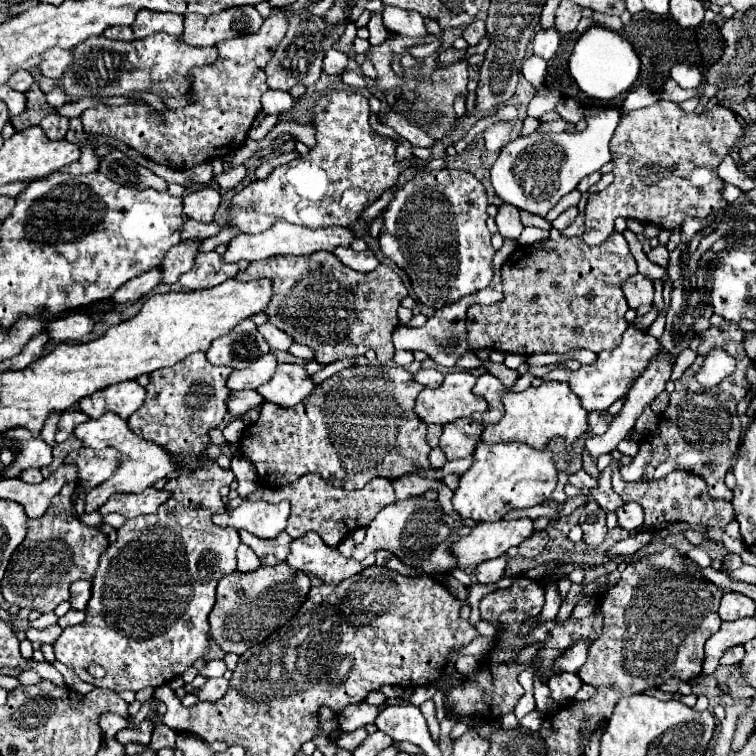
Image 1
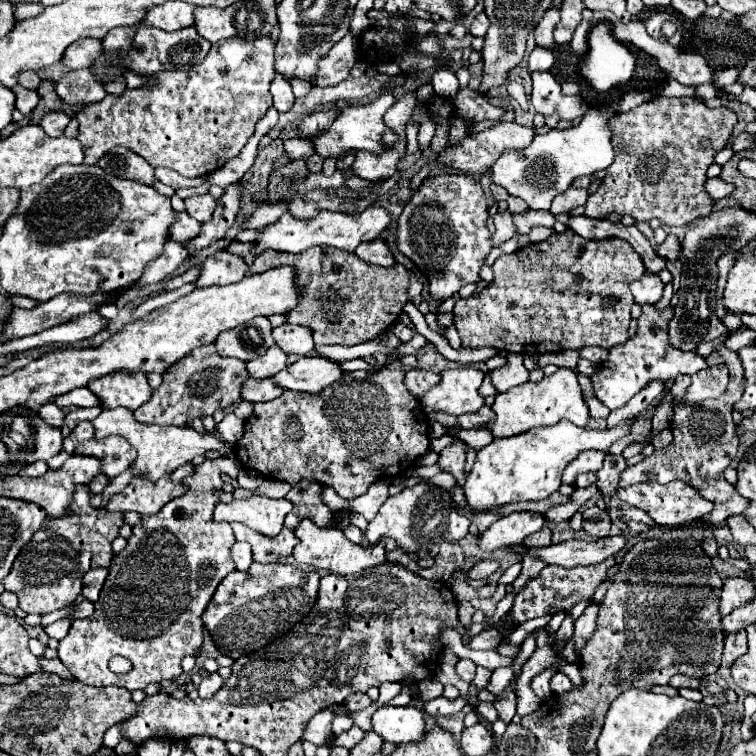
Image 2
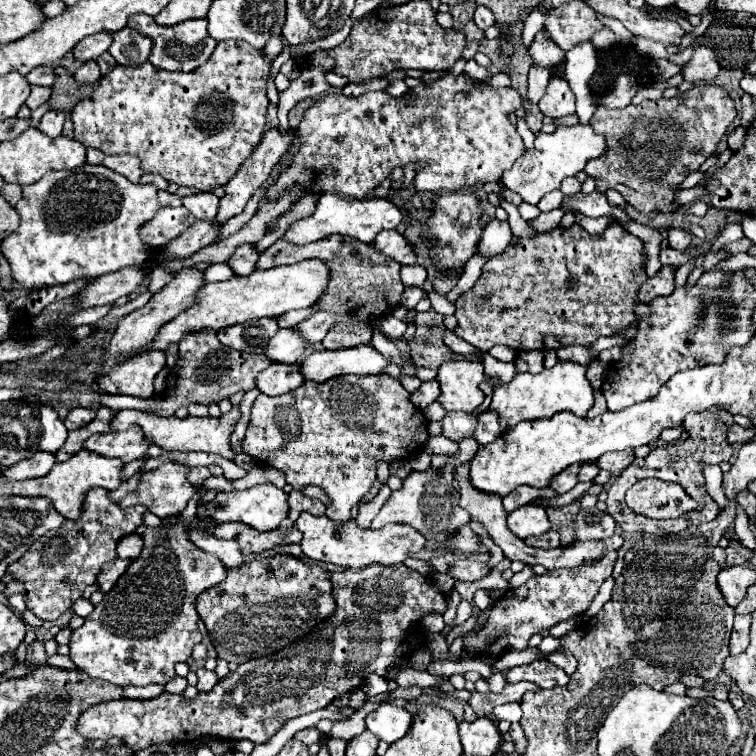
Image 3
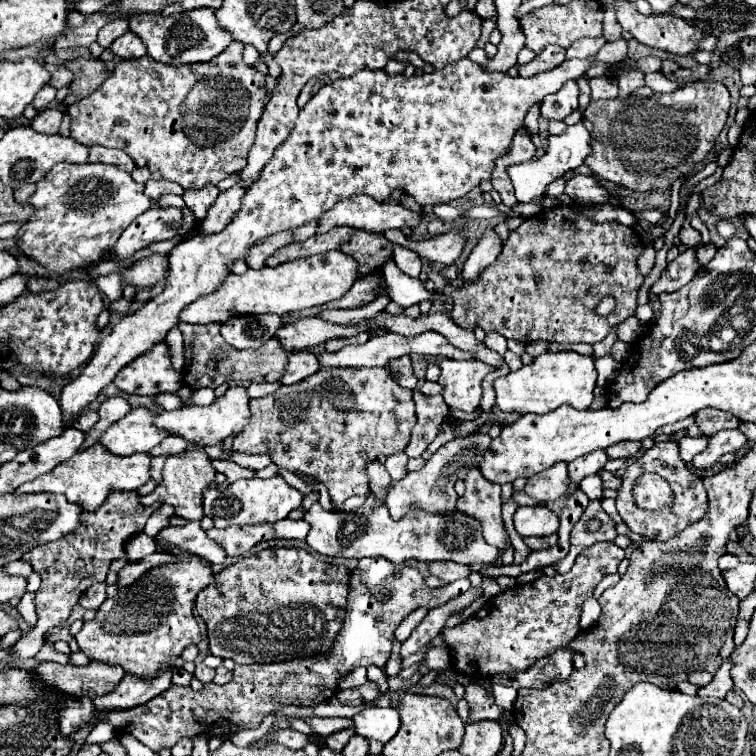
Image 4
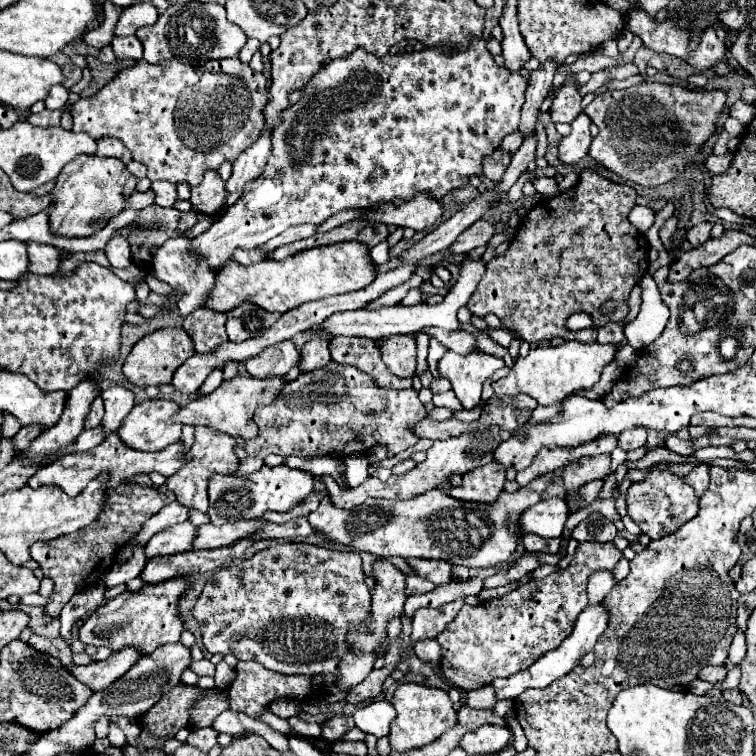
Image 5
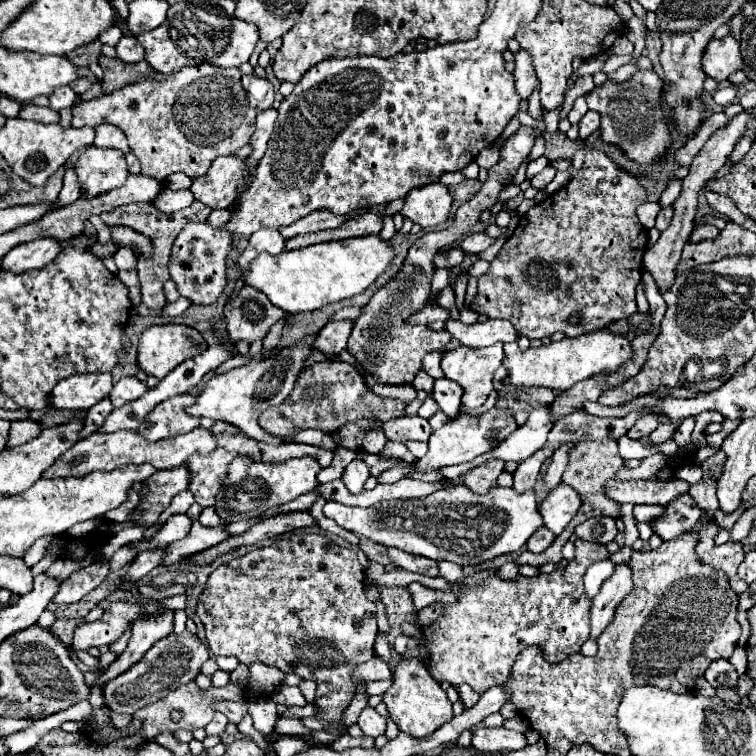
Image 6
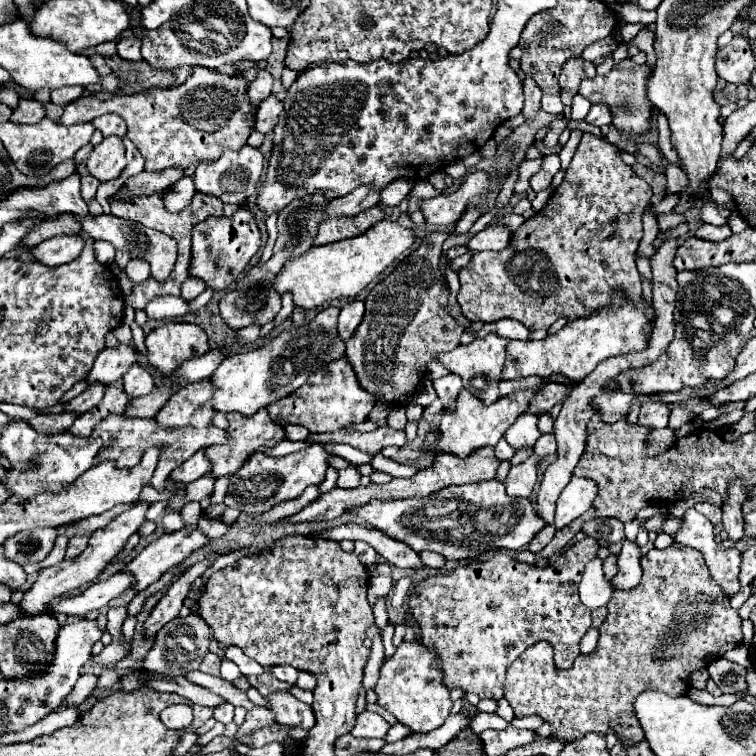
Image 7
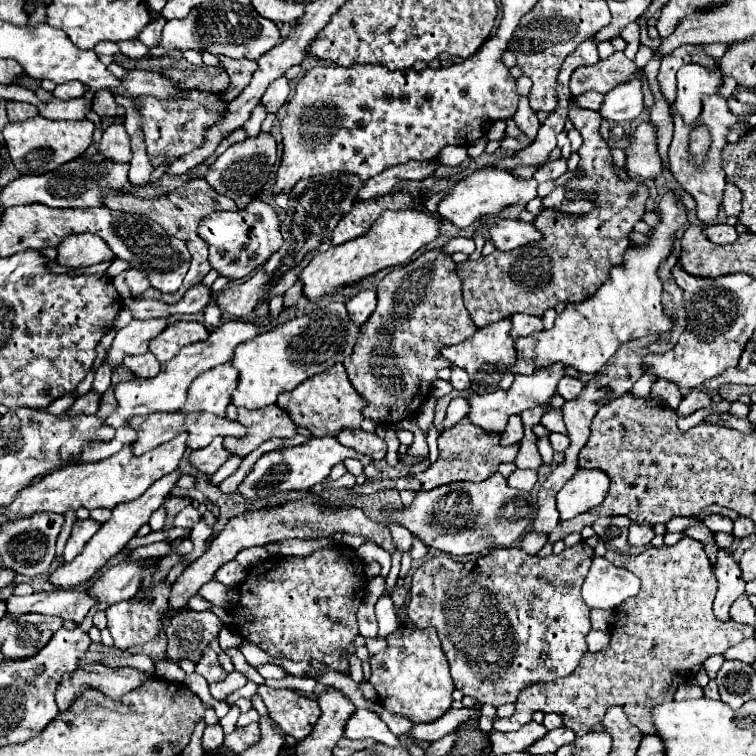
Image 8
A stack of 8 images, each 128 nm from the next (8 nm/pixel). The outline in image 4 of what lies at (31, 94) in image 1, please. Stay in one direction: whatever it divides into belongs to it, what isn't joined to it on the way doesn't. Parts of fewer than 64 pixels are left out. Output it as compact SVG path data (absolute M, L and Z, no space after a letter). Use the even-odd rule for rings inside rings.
M78 58L74 62L66 62L64 66L68 70L72 70L74 78L72 78L72 84L68 86L68 96L62 100L62 104L70 106L82 98L86 98L88 94L92 94L106 78L108 74L112 72L112 68L116 66L118 58L114 58L112 62L102 62L102 60L84 60L84 58Z

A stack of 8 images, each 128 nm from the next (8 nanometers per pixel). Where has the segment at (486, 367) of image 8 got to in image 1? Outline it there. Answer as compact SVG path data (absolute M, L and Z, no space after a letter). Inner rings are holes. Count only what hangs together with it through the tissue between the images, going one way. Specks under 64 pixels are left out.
M448 372L440 388L422 390L414 412L426 424L448 424L458 418L486 412L484 400L472 394L476 376L470 372Z

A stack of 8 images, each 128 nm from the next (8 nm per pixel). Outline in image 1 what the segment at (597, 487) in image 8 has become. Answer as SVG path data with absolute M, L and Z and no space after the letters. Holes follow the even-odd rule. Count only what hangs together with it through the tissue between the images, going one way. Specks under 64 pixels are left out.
M530 518L480 522L466 538L450 544L450 554L456 558L458 568L466 570L468 566L504 556L508 548L520 546L528 536L532 536Z

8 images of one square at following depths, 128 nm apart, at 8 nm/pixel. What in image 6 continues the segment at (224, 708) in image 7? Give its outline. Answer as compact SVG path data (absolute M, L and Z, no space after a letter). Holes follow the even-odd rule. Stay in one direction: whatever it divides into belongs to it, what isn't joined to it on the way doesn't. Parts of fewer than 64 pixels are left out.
M216 712L214 720L206 726L206 734L208 734L208 736L220 736L220 734L224 734L226 724L228 724L228 720L226 720L220 712Z

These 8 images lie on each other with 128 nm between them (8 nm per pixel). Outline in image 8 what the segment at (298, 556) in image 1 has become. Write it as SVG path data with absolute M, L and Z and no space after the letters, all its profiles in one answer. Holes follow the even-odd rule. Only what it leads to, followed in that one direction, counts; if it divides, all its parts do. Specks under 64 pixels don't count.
M496 472L482 482L452 482L432 492L416 492L408 506L386 504L380 510L388 512L384 524L404 526L426 546L452 556L464 556L486 548L512 546L532 524L536 506L530 492L508 488L506 478Z

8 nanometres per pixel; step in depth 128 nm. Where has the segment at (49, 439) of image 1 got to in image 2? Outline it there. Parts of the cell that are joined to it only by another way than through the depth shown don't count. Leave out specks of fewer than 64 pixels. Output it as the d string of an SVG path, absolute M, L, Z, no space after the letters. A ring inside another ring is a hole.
M44 404L42 408L40 408L40 414L38 414L48 426L52 426L52 428L60 428L62 426L62 420L64 420L64 410L62 408L58 408L56 404Z

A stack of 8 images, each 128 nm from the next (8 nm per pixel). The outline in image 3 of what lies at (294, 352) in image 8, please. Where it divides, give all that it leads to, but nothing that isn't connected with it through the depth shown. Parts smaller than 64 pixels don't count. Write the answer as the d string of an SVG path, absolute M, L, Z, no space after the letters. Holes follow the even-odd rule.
M233 407L228 414L224 414L220 420L218 418L194 418L188 416L184 420L178 420L176 416L170 418L162 418L156 414L146 414L140 410L118 410L116 412L116 420L112 420L112 430L126 430L130 424L136 424L142 428L144 438L150 440L152 444L160 446L166 452L210 452L210 454L220 454L226 460L234 458L232 446L230 446L230 434L236 426L236 422L240 420L240 408Z

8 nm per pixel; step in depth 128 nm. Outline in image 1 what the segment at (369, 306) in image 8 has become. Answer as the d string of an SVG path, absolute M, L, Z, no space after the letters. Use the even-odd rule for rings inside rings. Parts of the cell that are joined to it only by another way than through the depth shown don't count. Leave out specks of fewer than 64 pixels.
M238 390L238 392L230 392L228 396L228 414L232 418L244 418L244 414L250 408L256 408L262 404L262 398L258 392L254 390Z

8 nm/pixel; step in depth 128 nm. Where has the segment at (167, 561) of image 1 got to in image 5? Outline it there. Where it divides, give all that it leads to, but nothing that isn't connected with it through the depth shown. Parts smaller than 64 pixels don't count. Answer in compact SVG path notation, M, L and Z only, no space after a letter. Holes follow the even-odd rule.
M178 576L166 582L146 584L138 592L124 592L116 596L114 600L102 604L88 616L88 620L80 628L80 642L92 646L110 646L112 652L132 646L138 652L142 652L142 656L152 654L158 646L178 642L180 634L186 630L184 622L180 620L178 600L188 588L190 582Z

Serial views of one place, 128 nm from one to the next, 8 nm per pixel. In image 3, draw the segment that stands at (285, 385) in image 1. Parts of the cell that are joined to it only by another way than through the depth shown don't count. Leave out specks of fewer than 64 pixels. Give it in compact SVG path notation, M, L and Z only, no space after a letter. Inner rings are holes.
M360 344L346 350L312 352L300 362L300 372L304 380L320 384L344 374L380 374L386 364L388 360L376 348Z

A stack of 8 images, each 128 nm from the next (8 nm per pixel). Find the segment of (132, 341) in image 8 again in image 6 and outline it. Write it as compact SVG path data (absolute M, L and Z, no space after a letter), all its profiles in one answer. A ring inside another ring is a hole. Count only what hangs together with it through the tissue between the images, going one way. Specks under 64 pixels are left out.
M110 372L106 374L84 374L70 376L68 380L60 380L56 388L52 388L52 400L48 406L56 410L88 410L112 390Z

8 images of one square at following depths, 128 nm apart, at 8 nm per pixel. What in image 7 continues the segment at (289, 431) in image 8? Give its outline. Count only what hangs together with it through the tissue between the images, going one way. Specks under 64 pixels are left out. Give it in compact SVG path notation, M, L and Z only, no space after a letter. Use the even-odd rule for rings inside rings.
M260 410L256 412L252 418L246 418L246 416L240 416L238 412L230 412L226 414L228 418L228 438L232 440L230 444L226 446L212 446L212 448L206 448L204 454L208 456L212 468L210 468L210 474L214 478L220 478L220 476L226 476L226 474L234 474L236 470L240 470L240 466L244 464L244 460L252 454L252 452L258 452L258 450L264 450L264 448L272 448L276 446L280 440L284 440L284 428L274 424L268 416L266 410Z

